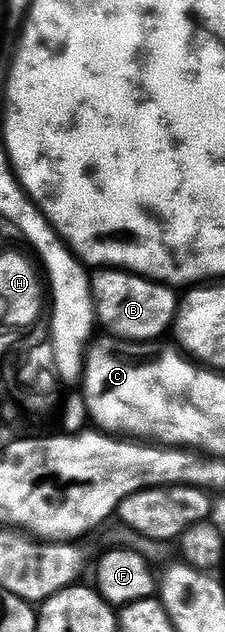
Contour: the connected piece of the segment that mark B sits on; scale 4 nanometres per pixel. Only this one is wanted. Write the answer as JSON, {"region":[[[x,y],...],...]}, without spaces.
{"region":[[[105,268],[91,277],[92,305],[96,308],[99,327],[105,328],[113,340],[131,340],[134,344],[156,342],[164,331],[176,323],[178,307],[177,289],[167,284],[157,284],[137,276],[135,272],[126,272],[118,268]]]}

